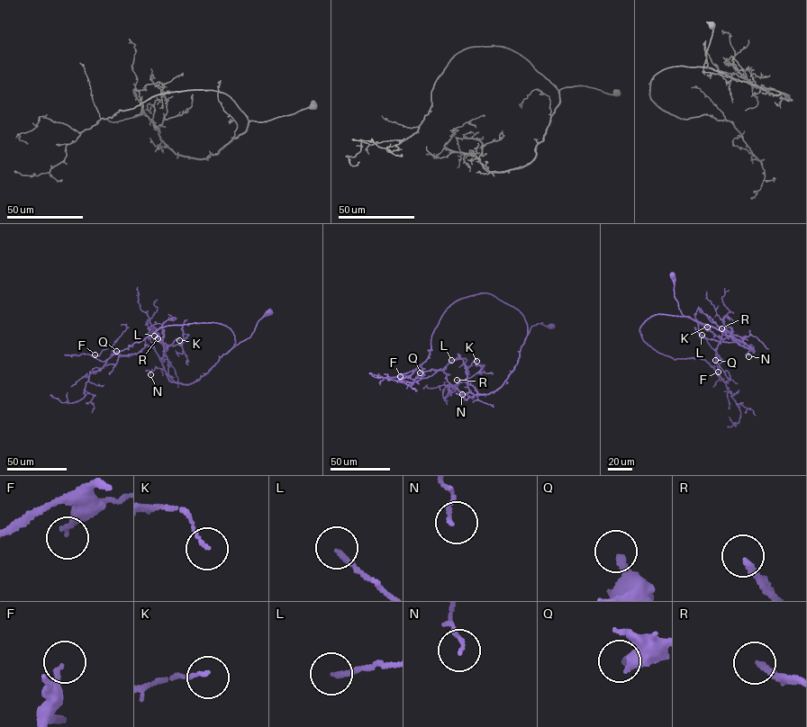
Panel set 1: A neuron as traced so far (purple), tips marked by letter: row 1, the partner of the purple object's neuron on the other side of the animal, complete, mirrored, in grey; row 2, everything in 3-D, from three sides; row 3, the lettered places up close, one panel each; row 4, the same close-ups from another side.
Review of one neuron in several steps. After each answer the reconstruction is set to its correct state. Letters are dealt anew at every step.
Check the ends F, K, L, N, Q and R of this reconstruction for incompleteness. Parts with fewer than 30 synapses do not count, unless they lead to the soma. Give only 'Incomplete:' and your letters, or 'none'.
Incomplete: L, R

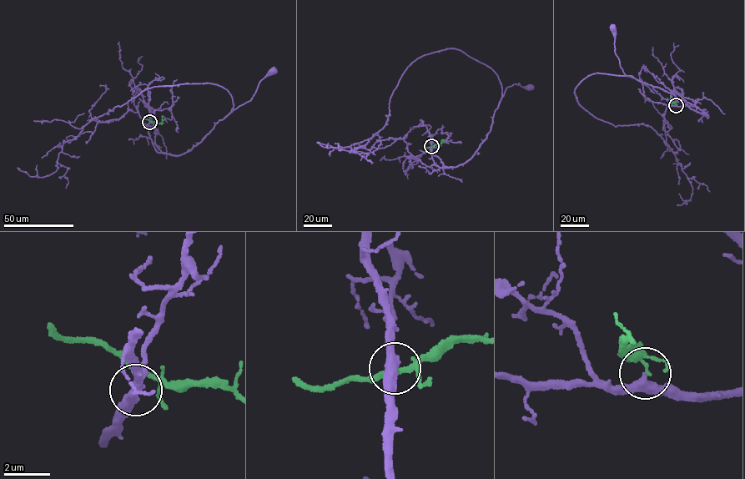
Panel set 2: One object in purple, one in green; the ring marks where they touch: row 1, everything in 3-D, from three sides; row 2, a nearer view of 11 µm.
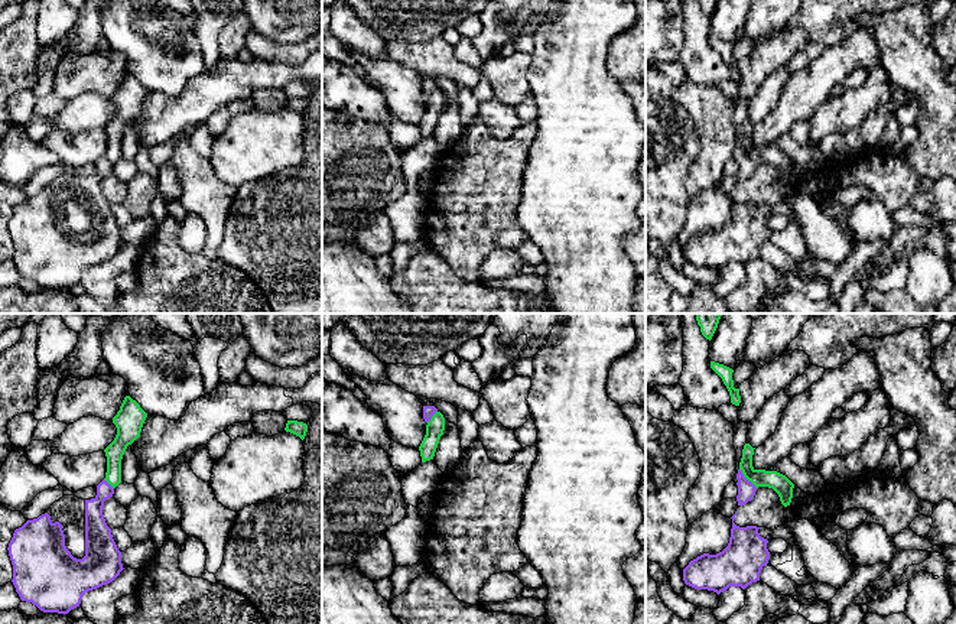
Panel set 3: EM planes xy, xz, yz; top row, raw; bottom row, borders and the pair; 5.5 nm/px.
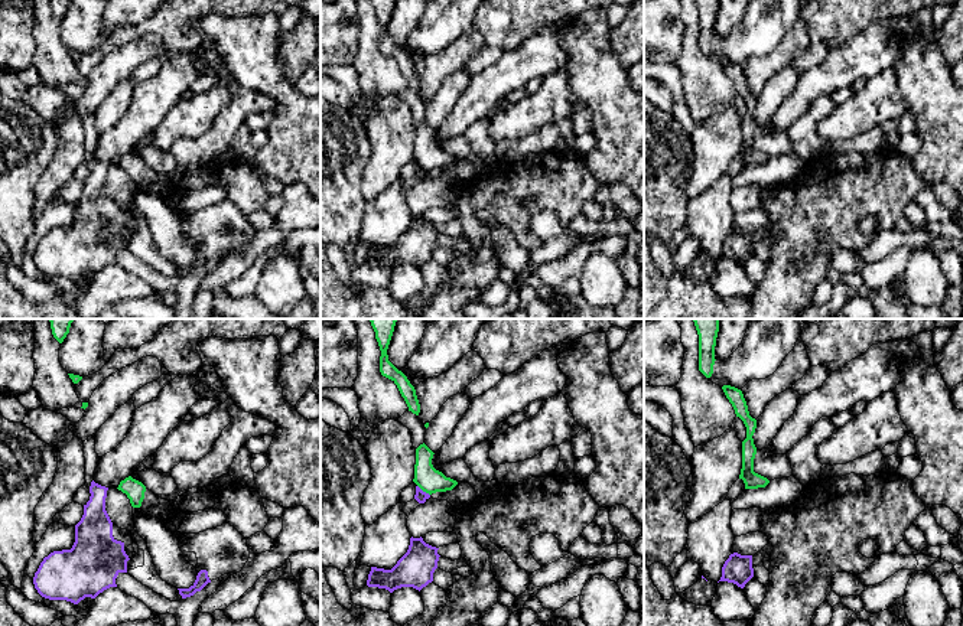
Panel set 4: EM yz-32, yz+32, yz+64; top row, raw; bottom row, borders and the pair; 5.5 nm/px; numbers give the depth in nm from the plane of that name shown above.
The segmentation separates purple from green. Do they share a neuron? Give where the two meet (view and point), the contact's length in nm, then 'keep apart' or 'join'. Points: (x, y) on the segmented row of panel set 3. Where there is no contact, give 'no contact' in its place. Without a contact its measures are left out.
contact yz (745, 478); length 150 nm; keep apart

